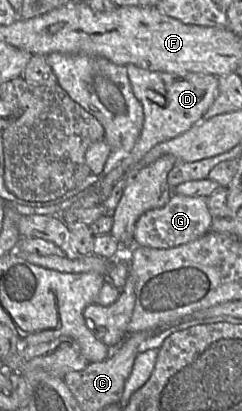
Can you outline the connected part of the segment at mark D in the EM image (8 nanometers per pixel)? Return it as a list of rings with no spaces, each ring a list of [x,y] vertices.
[[[133,64],[125,65],[132,91],[141,103],[144,114],[143,126],[138,140],[131,152],[113,169],[104,176],[100,183],[81,191],[72,207],[81,207],[80,202],[89,192],[100,185],[117,184],[154,146],[175,138],[192,126],[199,123],[206,111],[219,95],[219,77],[211,74],[193,73],[176,74],[167,72],[149,71]]]

